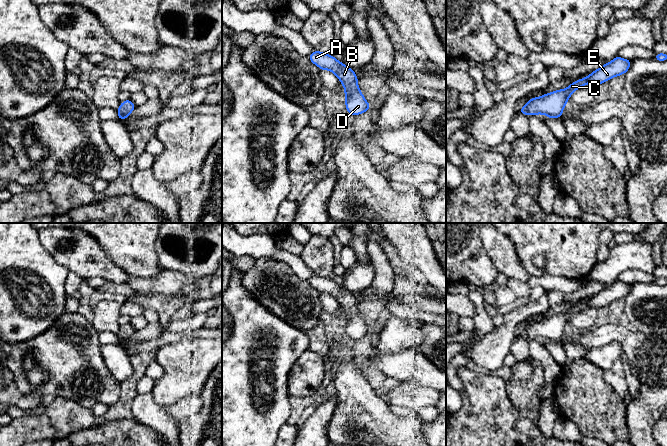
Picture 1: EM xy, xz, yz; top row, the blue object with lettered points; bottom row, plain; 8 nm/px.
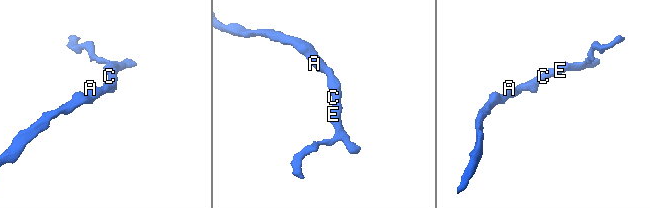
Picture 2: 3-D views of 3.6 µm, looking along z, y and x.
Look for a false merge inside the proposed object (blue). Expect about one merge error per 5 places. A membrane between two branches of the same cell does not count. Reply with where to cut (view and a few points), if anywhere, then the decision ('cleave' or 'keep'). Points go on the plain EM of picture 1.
cut none; keep

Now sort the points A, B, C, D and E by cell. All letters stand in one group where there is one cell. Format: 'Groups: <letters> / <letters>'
Groups: A B C D E

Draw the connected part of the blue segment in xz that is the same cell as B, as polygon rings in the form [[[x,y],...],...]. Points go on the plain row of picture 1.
[[[317,274],[309,279],[309,284],[321,294],[329,294],[338,301],[344,310],[346,333],[352,340],[370,334],[371,329],[366,325],[360,315],[357,307],[358,302],[353,293],[347,291],[344,287],[340,287],[333,280]]]

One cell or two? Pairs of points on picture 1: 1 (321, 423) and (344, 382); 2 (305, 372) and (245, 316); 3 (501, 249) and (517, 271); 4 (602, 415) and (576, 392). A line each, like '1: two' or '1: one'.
1: two
2: two
3: one
4: one

